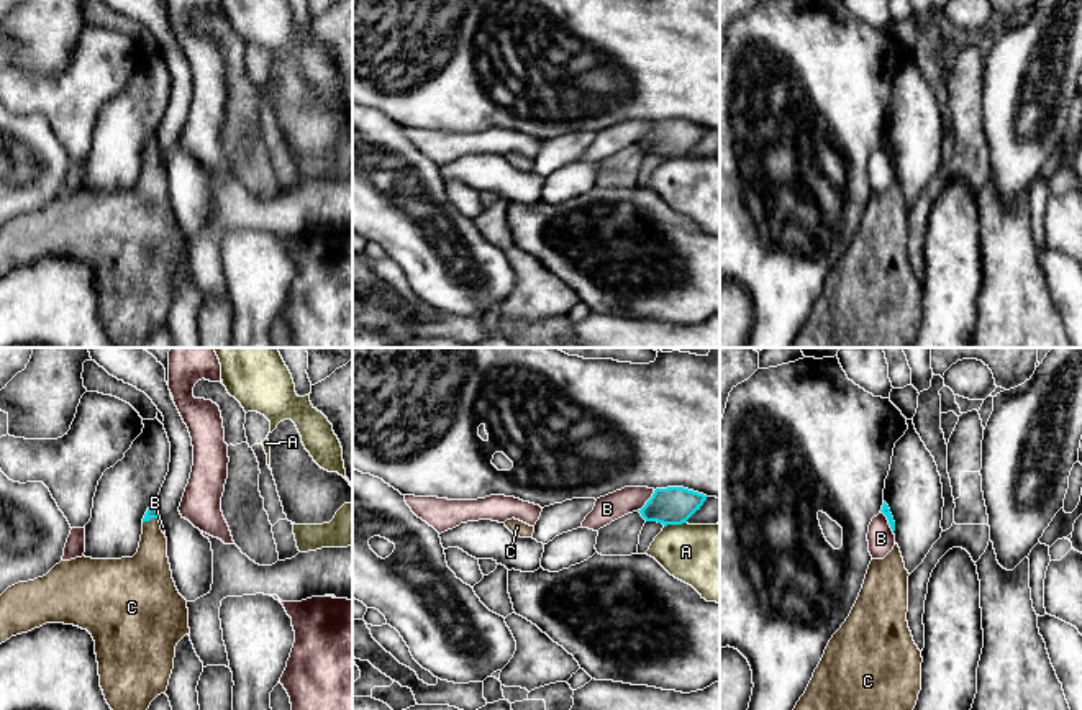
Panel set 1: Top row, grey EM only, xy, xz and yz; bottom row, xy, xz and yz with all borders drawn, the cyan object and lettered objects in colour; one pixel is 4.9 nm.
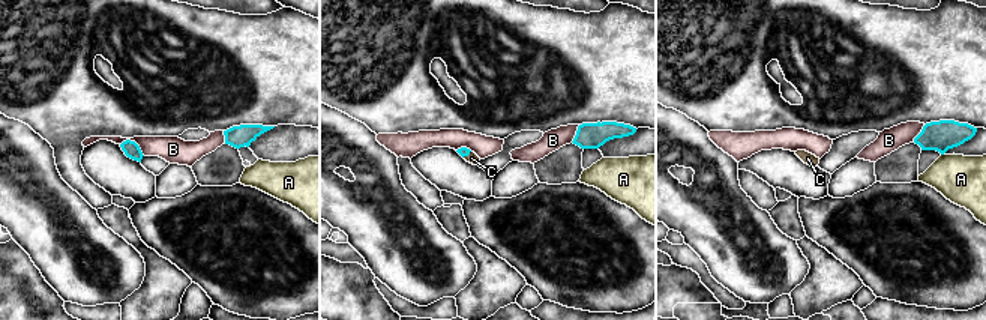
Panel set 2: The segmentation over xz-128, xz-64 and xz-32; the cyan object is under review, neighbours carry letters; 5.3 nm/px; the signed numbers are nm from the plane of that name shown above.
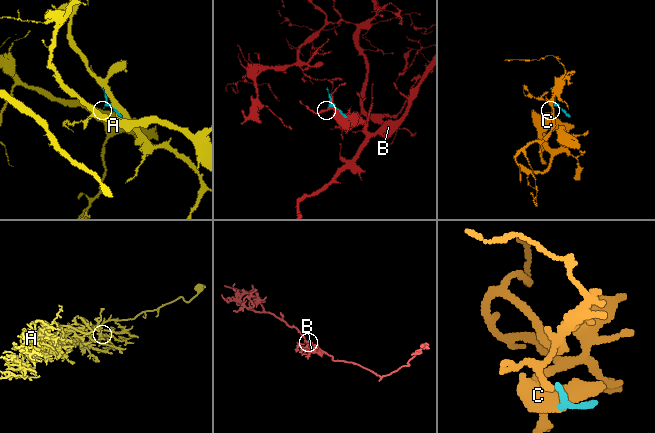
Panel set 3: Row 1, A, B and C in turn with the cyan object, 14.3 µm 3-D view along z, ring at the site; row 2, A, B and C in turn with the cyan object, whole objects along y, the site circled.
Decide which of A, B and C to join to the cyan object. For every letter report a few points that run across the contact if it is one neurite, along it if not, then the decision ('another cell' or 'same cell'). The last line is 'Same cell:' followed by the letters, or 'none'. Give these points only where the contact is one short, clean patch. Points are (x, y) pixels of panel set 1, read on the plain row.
A: line xz (686, 154), (664, 159); another cell
B: another cell
C: line xy (151, 145), (150, 151), (148, 202); same cell
Same cell: C

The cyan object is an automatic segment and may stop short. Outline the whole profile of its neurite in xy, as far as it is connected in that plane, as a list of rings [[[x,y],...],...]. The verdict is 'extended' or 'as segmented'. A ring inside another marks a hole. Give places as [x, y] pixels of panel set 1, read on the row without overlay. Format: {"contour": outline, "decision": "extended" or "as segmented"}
{"contour": [[[157,136],[143,151],[133,190],[61,193],[46,208],[18,215],[0,228],[0,277],[46,256],[74,257],[92,267],[100,320],[115,348],[144,348],[151,335],[166,326],[175,279],[185,267],[190,269],[190,261],[187,233],[172,212]]], "decision": "extended"}

